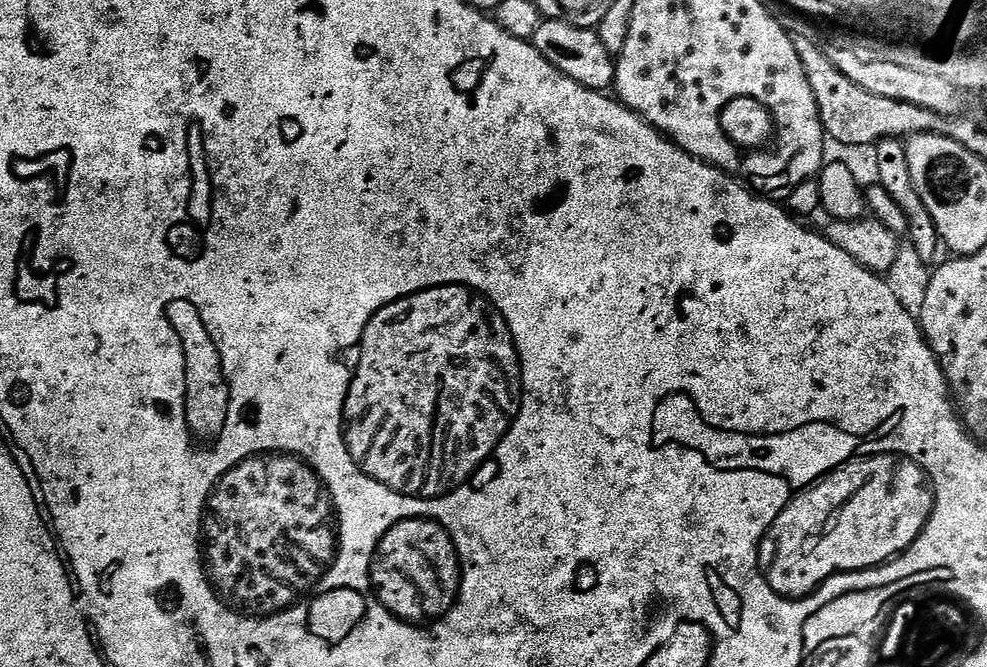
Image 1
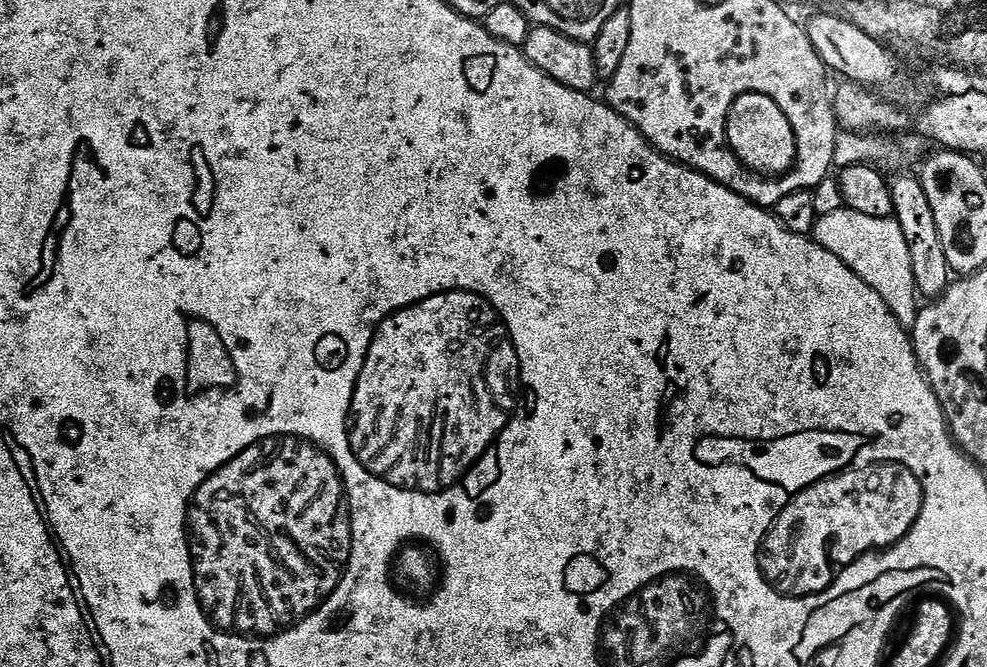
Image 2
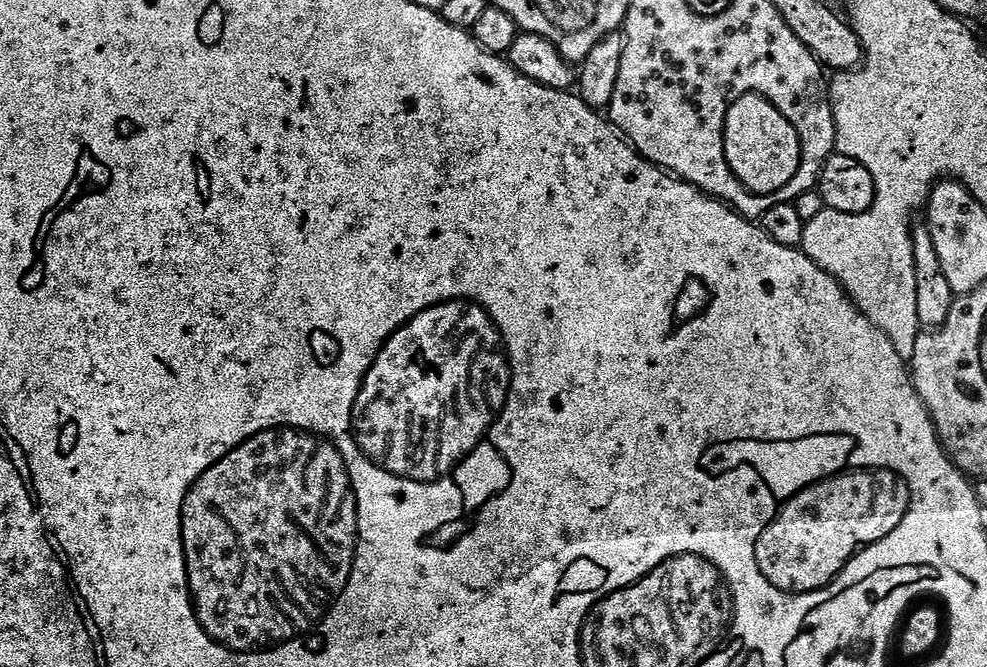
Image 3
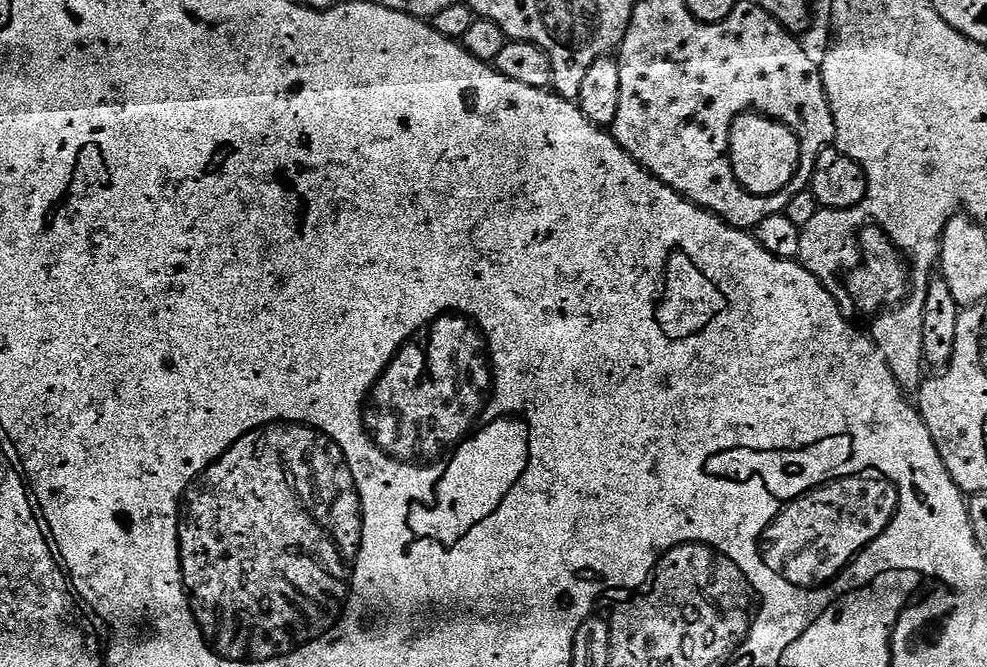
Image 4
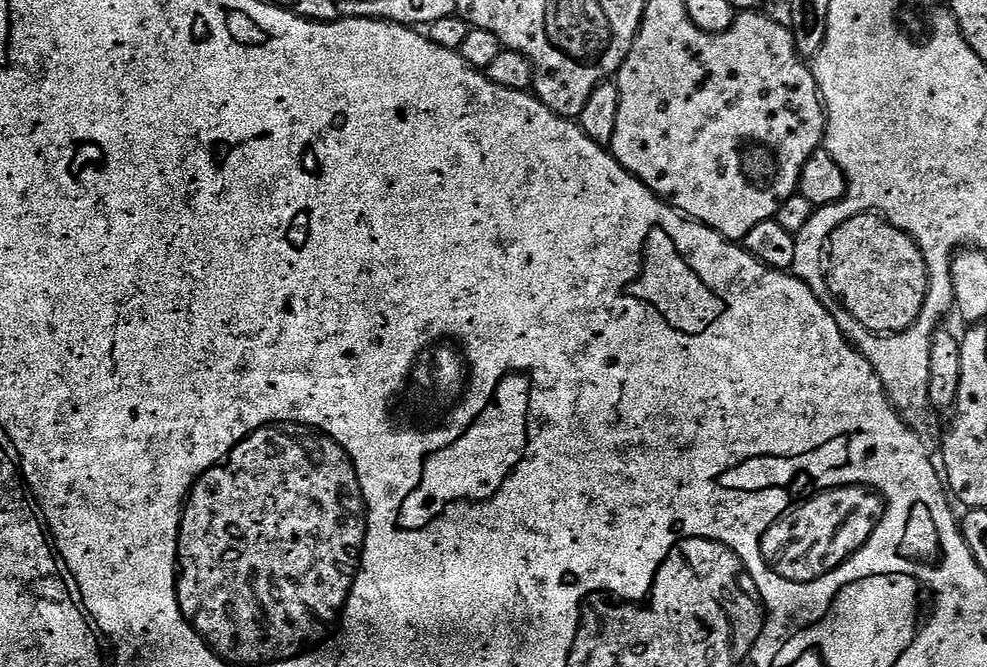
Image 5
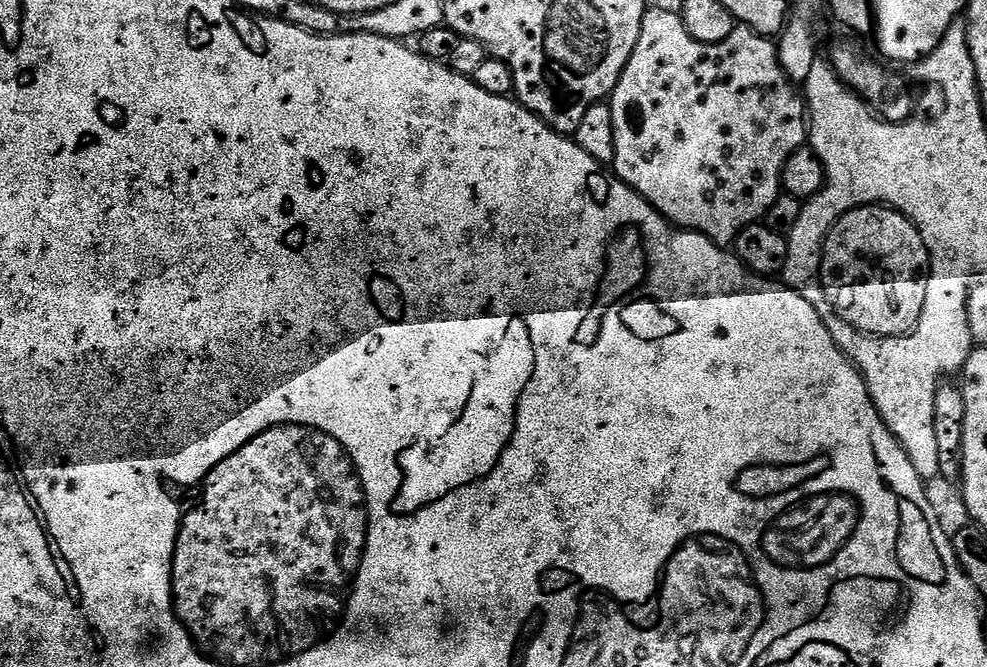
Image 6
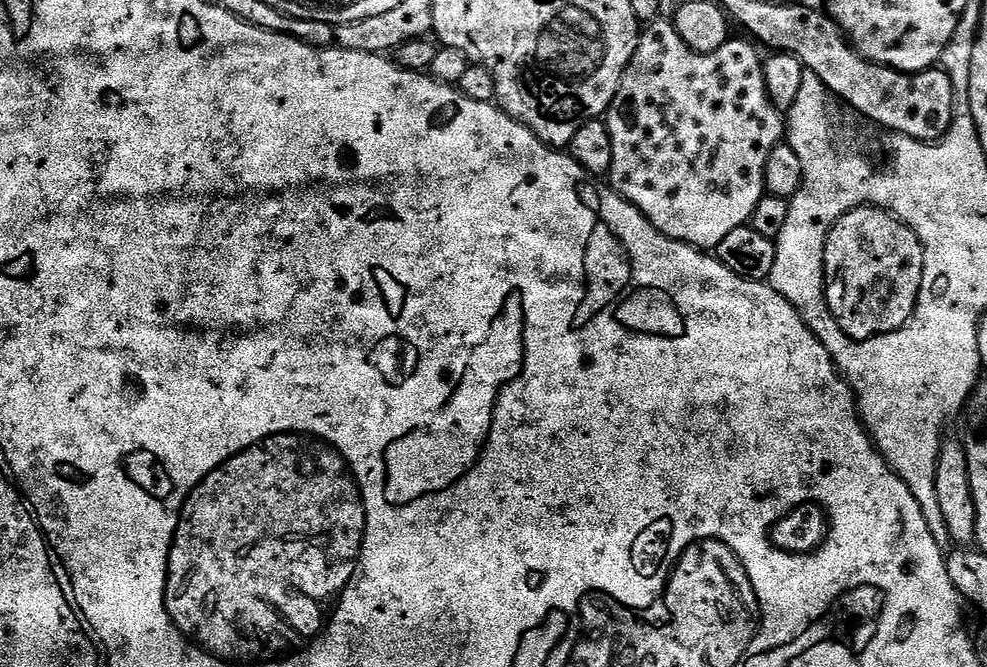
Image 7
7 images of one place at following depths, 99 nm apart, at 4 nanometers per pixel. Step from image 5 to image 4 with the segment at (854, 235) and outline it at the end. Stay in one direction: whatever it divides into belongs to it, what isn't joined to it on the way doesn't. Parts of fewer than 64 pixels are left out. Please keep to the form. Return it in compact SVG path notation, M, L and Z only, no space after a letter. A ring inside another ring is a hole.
M865 226L858 233L860 263L847 273L846 287L861 313L879 314L899 305L910 291L910 264L899 246L879 226Z

